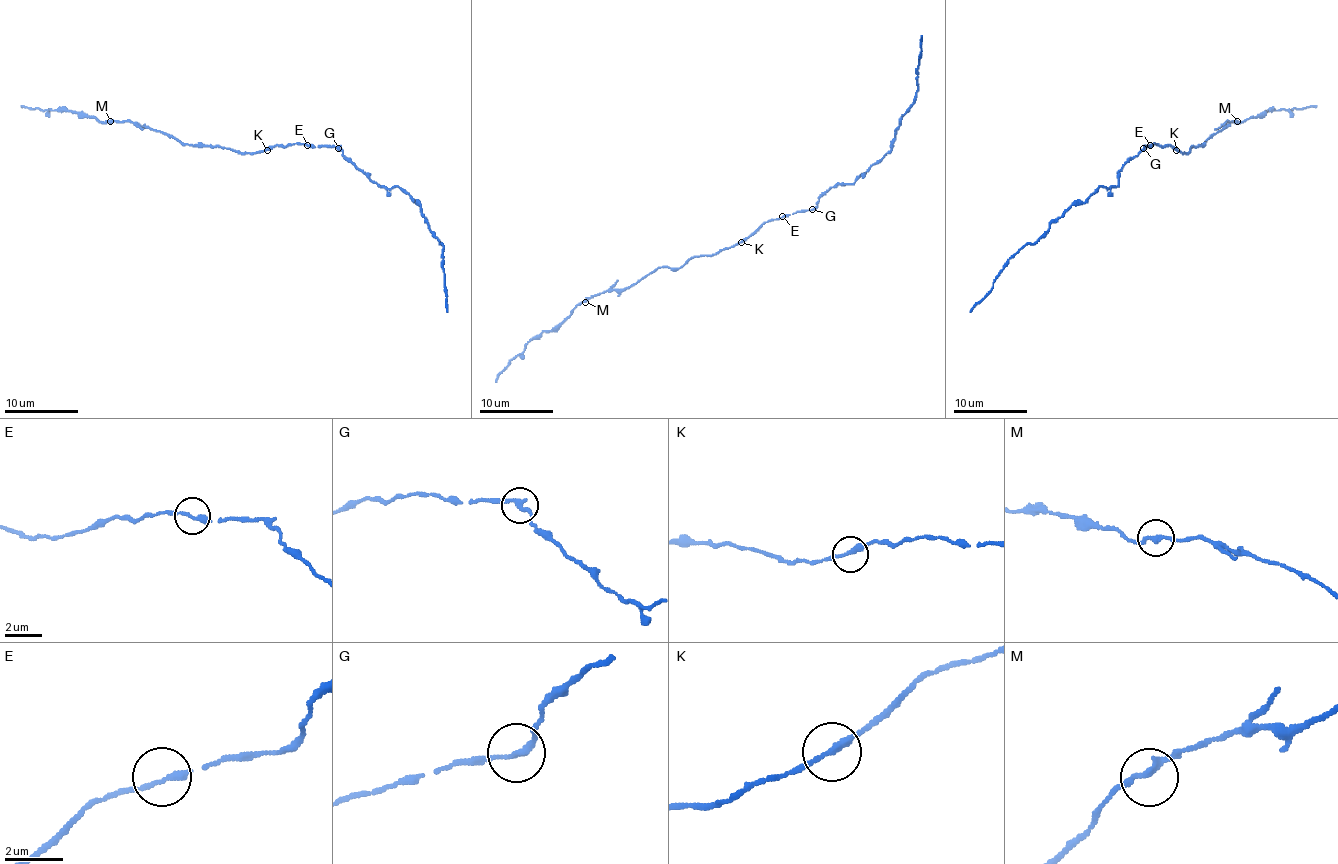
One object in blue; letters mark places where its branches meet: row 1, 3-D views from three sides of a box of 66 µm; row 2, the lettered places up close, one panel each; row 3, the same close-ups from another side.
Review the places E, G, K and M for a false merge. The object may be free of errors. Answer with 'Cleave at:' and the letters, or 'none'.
Cleave at: G

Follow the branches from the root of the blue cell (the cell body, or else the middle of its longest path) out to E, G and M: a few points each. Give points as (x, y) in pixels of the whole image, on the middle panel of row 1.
E: (763, 223), (782, 216)
G: (763, 223), (813, 209)
M: (763, 223), (750, 236), (715, 254), (690, 258), (679, 267), (657, 267), (627, 288), (592, 295), (585, 302)

